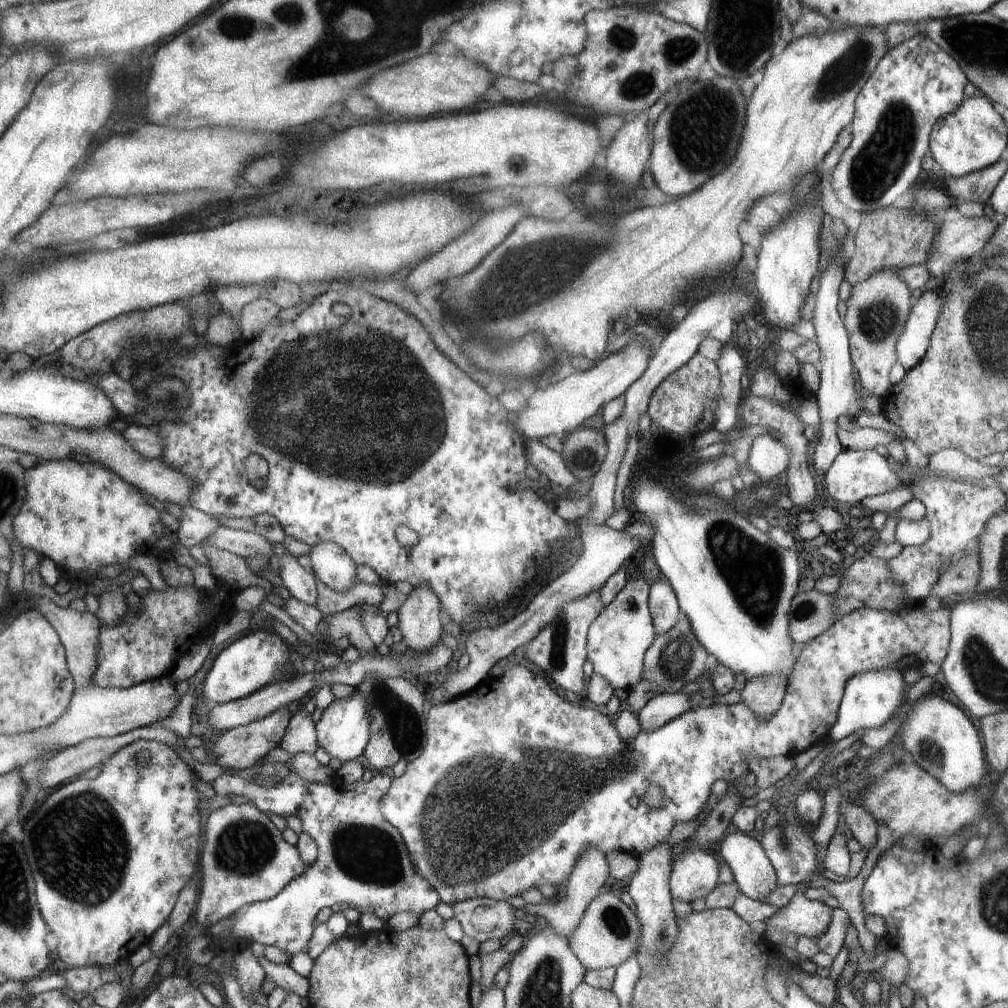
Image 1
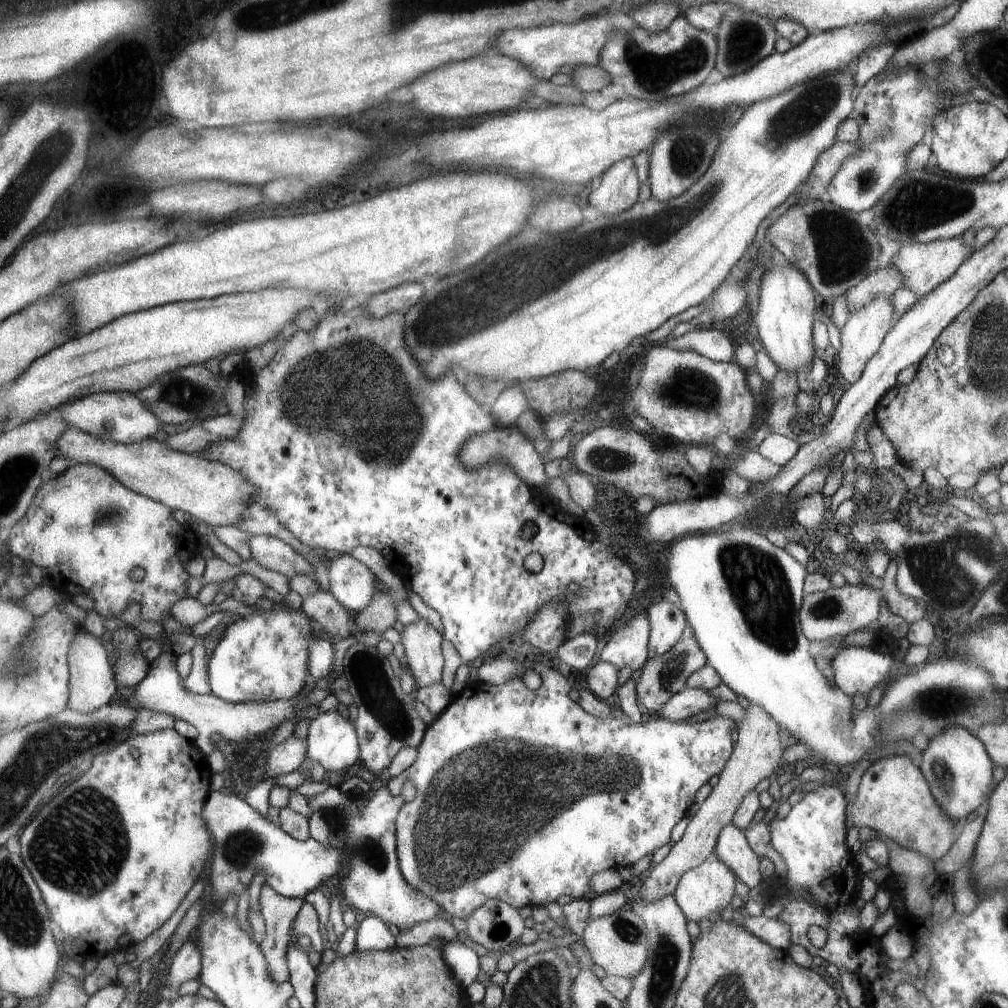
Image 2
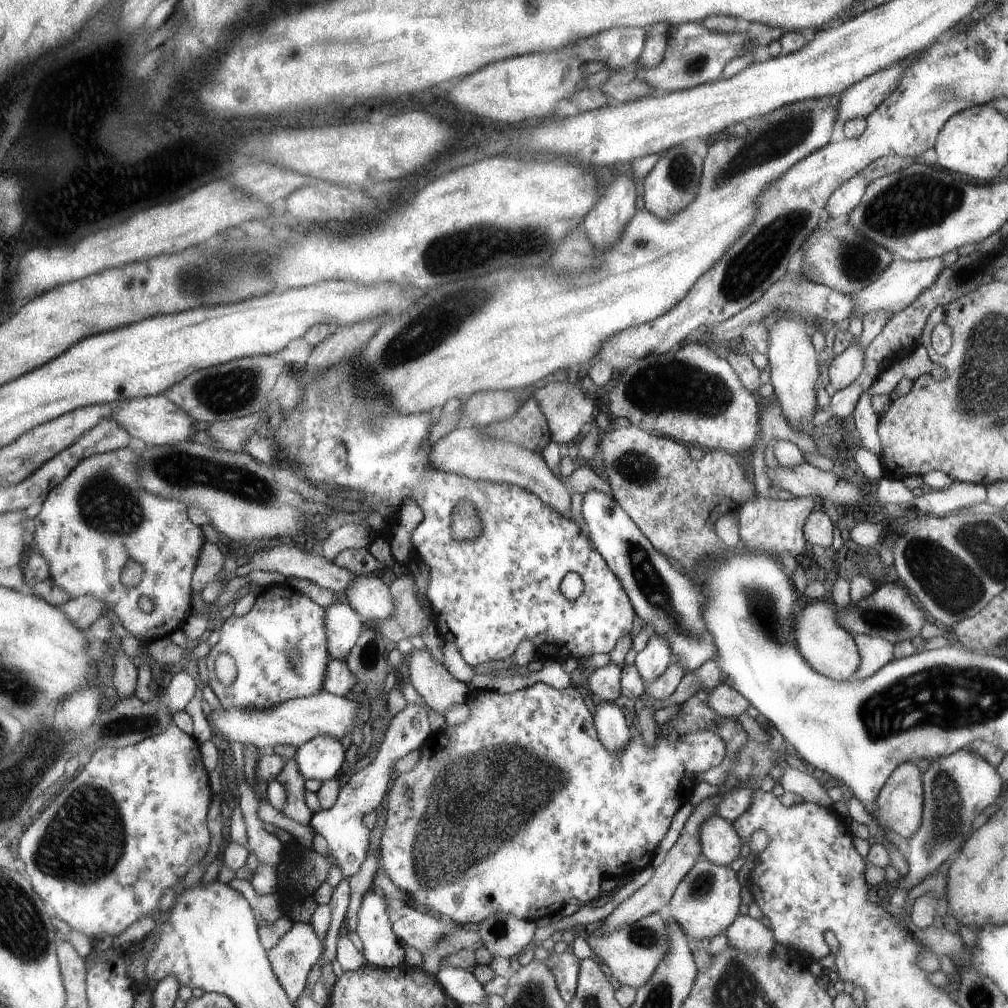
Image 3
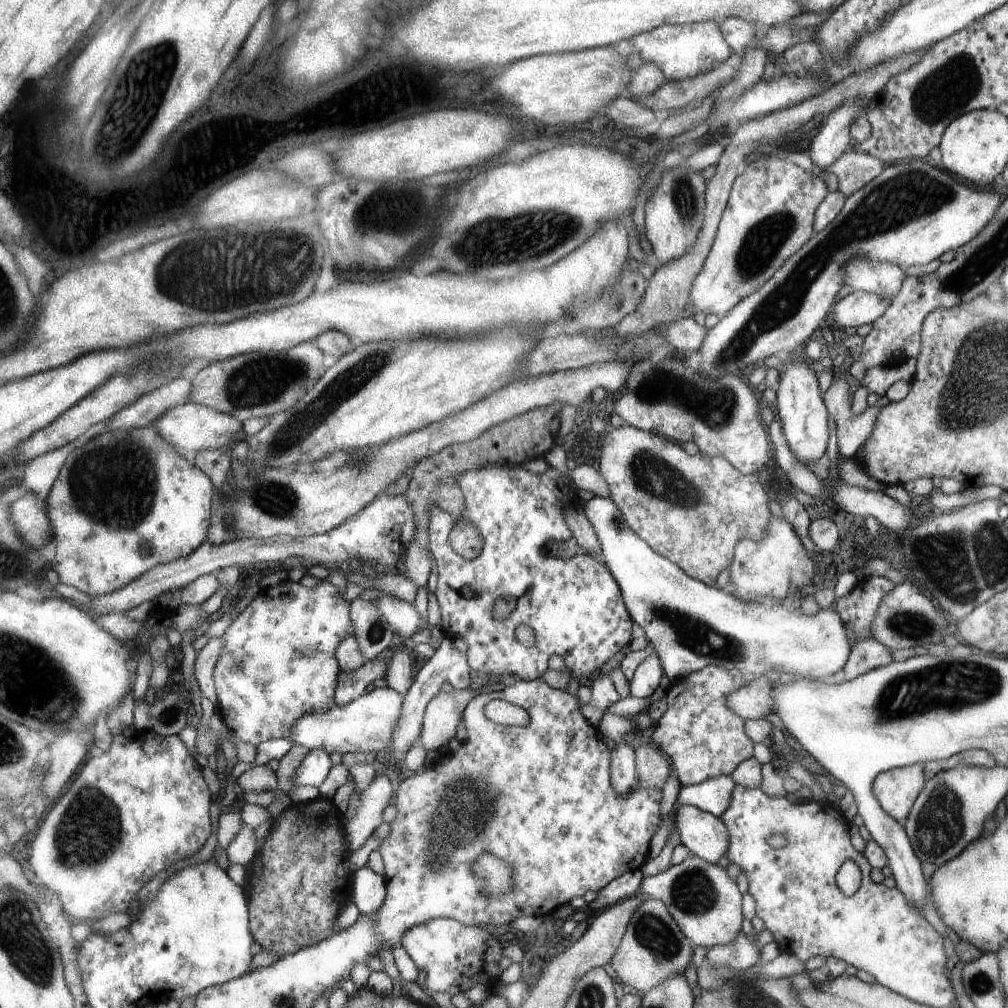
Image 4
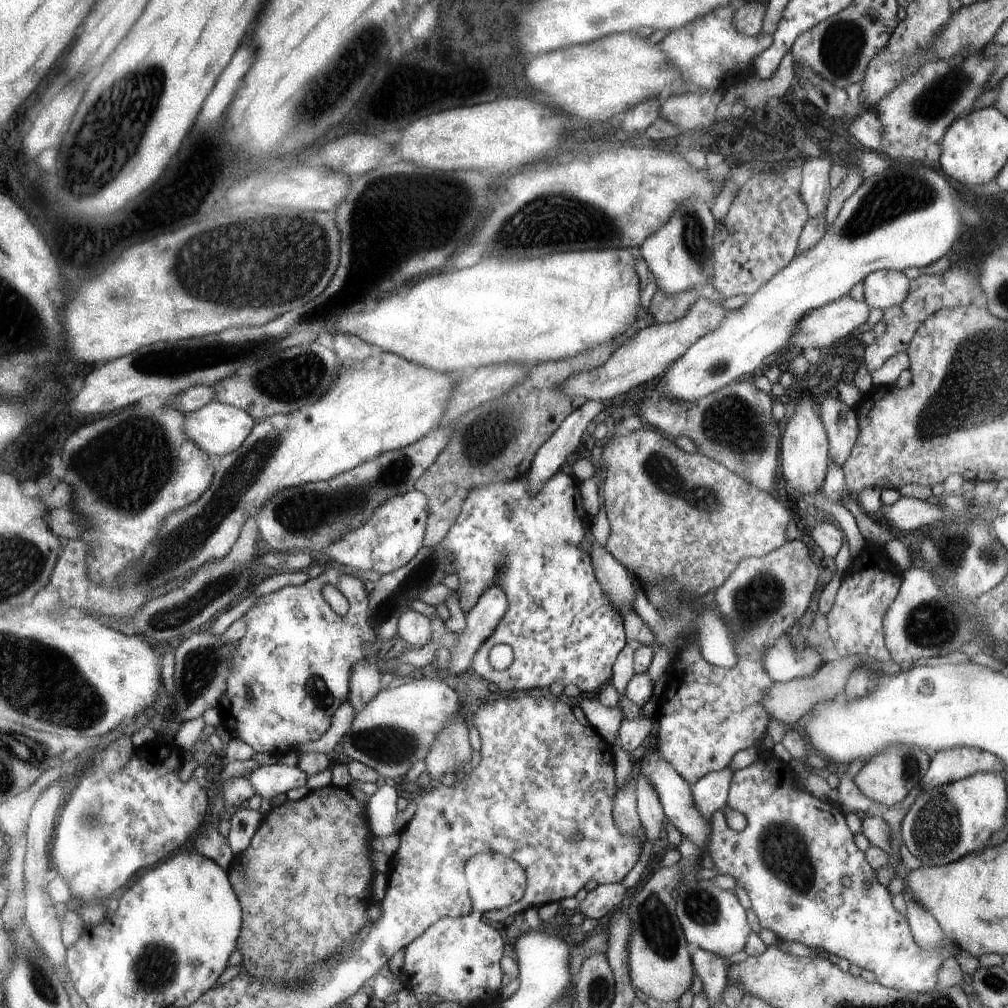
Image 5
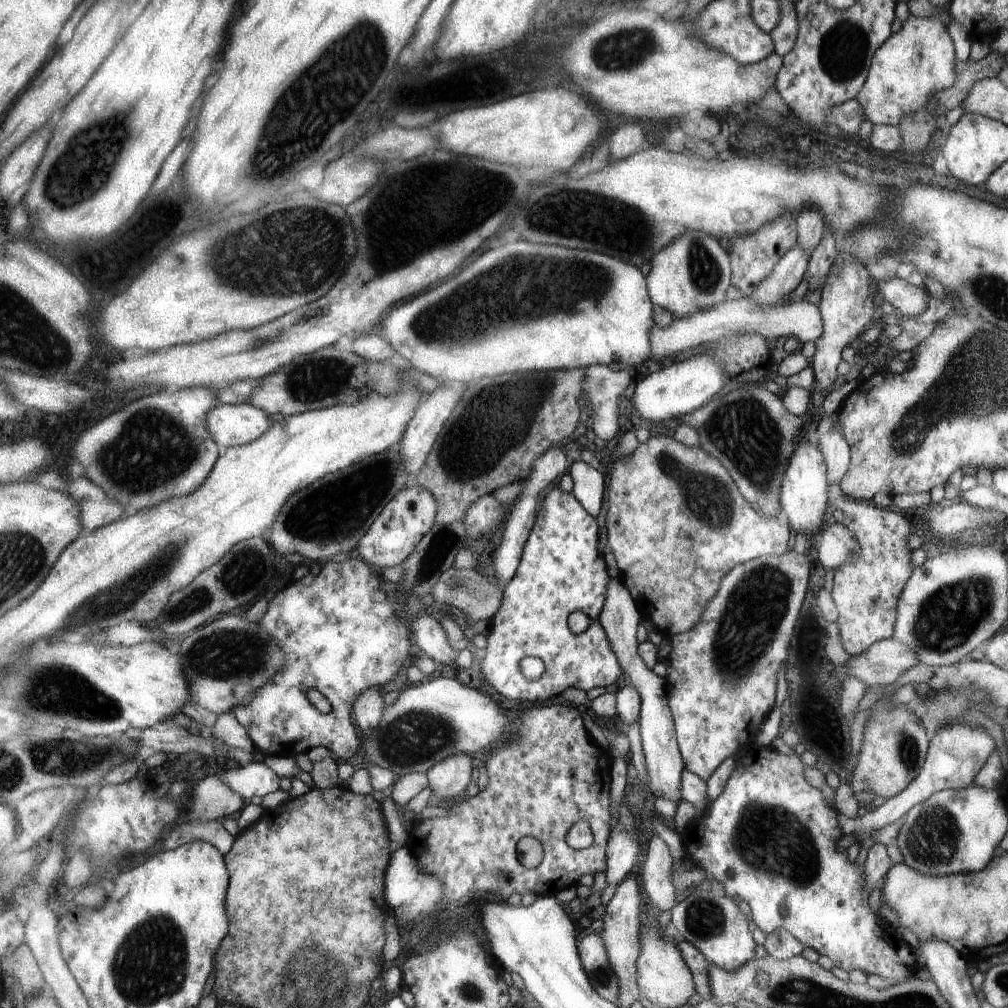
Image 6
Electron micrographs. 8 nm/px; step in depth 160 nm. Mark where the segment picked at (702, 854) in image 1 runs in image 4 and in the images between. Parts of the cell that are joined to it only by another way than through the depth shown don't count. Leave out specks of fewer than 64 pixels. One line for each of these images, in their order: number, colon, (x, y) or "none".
2: (706, 889)
3: (705, 901)
4: (705, 903)

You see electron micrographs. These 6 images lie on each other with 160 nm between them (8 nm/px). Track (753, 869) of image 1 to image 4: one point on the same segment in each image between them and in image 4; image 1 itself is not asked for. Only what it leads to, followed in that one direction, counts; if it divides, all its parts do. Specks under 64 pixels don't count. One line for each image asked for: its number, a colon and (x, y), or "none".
2: (731, 848)
3: (719, 844)
4: (704, 835)

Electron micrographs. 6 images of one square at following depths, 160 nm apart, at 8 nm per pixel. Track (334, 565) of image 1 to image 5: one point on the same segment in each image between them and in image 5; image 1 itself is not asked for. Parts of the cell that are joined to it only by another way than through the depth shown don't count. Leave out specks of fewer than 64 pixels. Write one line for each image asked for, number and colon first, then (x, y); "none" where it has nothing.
2: (353, 584)
3: (370, 596)
4: (401, 614)
5: (415, 629)

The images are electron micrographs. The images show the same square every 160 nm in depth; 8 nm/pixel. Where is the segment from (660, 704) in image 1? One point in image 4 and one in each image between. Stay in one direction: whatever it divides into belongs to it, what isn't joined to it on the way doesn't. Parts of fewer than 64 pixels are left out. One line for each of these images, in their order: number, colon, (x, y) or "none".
2: (686, 703)
3: (725, 701)
4: (753, 701)

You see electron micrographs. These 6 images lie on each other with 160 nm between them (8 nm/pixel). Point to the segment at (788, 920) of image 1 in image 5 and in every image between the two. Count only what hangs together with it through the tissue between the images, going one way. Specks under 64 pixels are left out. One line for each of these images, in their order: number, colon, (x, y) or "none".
2: (776, 934)
3: (747, 935)
4: (741, 953)
5: (711, 969)

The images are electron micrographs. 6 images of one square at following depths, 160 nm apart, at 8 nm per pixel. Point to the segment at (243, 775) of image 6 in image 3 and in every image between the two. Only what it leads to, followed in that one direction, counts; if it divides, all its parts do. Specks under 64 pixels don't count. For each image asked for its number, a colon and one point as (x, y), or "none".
3: (321, 759)
4: (316, 767)
5: (277, 777)

